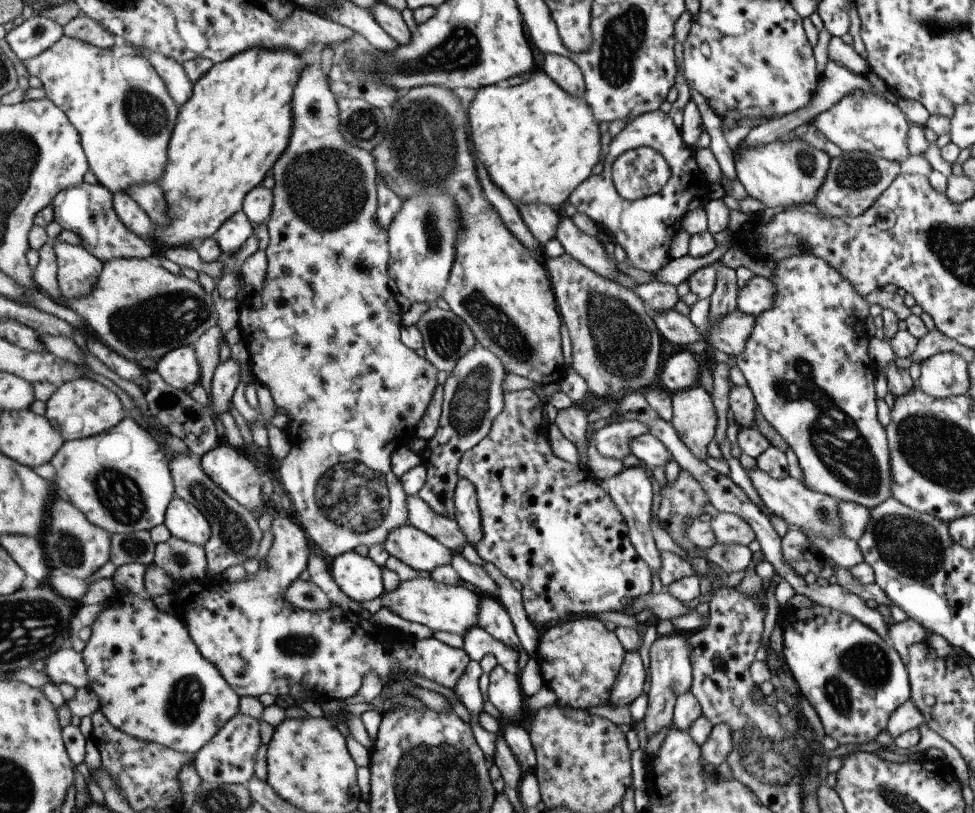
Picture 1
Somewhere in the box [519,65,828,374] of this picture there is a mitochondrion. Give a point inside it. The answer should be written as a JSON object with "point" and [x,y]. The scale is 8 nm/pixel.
{"point":[653,157]}

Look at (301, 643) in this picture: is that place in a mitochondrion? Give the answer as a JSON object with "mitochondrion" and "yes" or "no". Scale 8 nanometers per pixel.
{"mitochondrion":"yes"}

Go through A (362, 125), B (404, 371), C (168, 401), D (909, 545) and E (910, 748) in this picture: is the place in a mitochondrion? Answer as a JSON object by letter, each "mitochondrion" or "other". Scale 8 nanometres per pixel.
{"A":"mitochondrion","B":"other","C":"mitochondrion","D":"mitochondrion","E":"other"}

